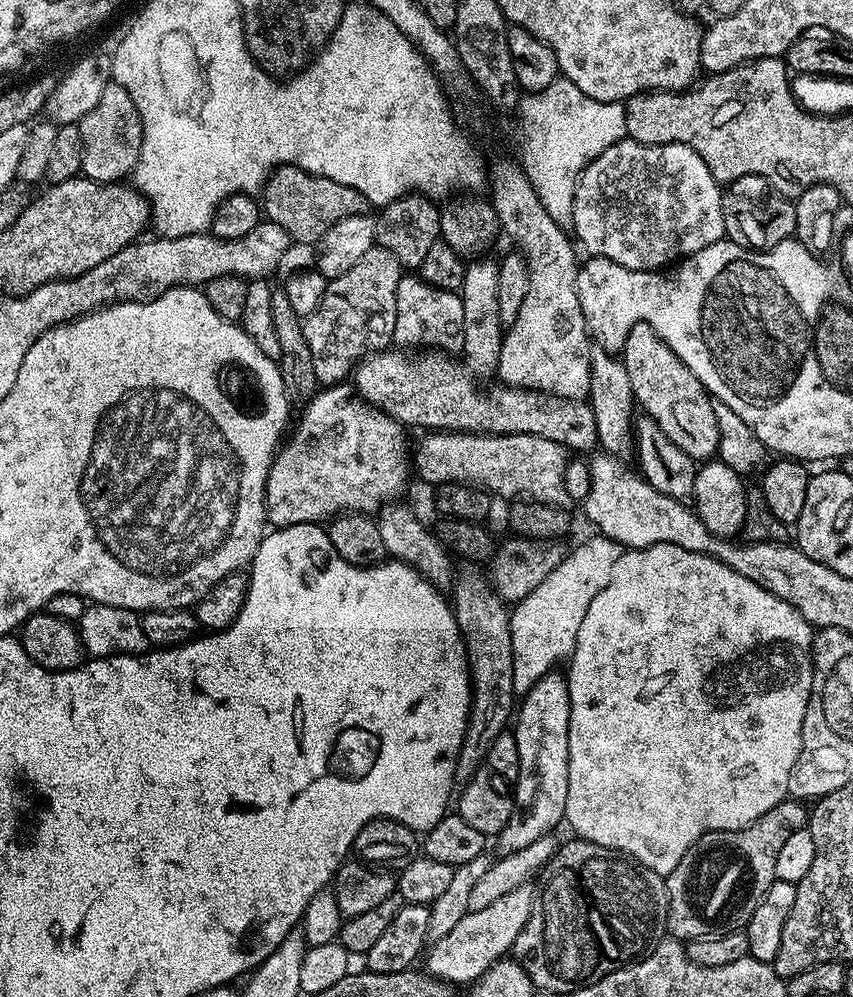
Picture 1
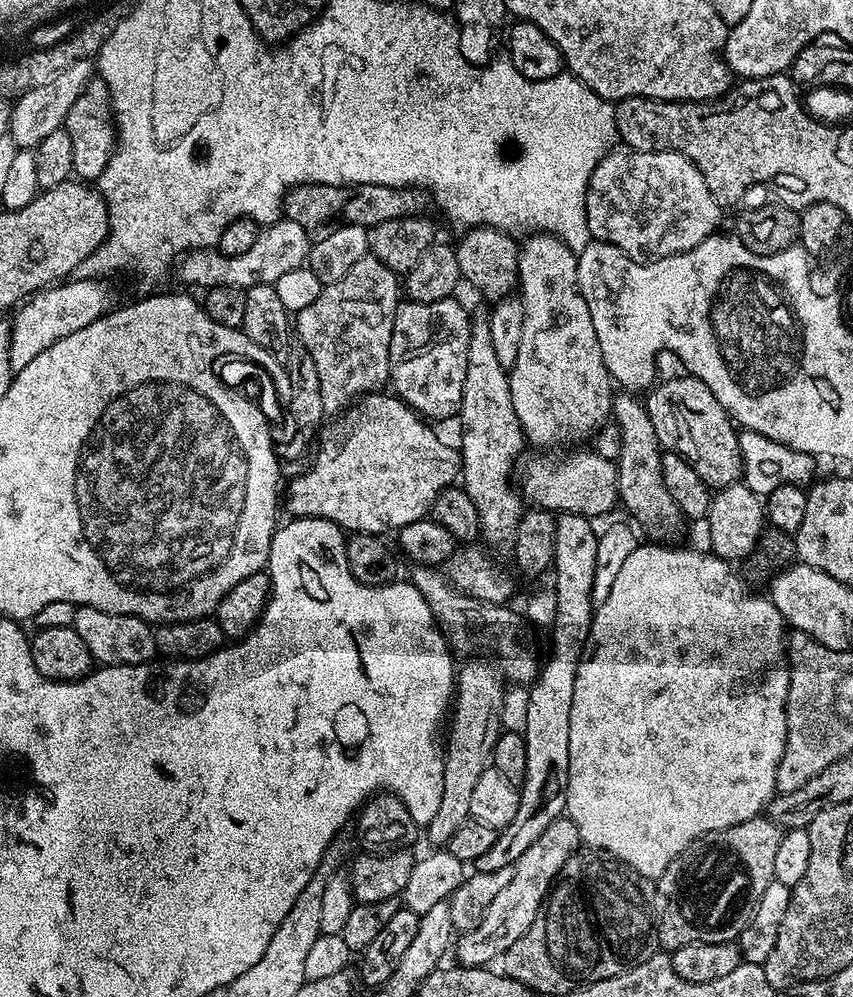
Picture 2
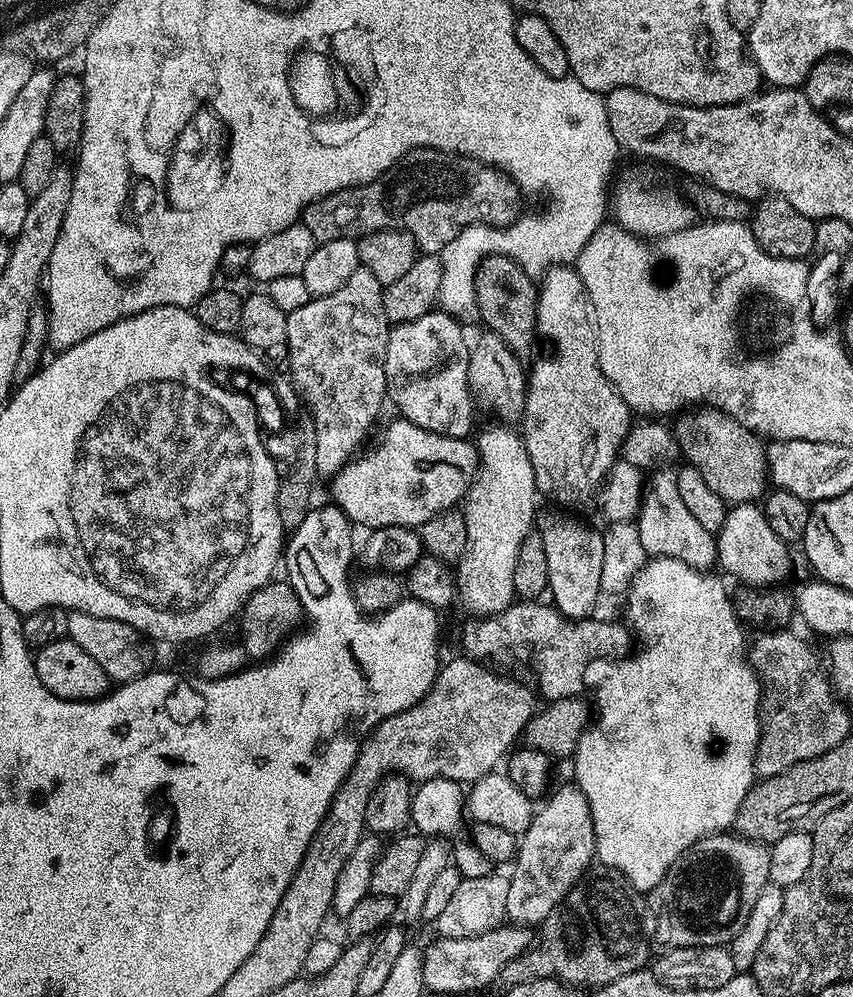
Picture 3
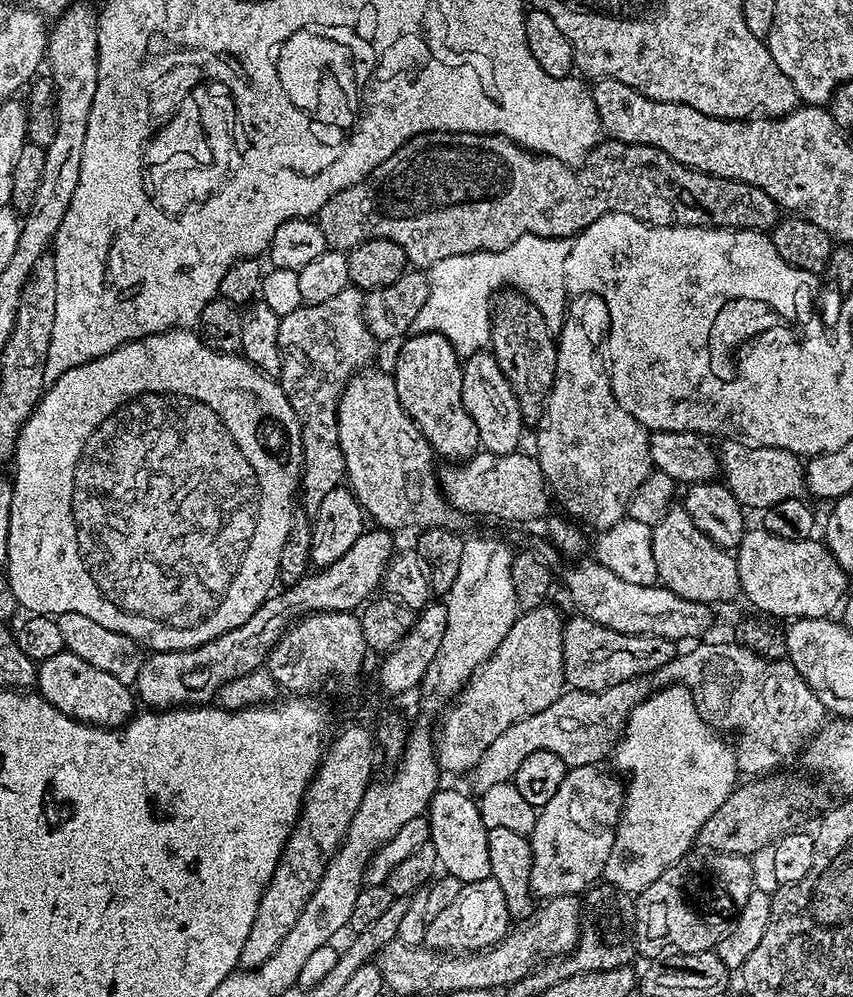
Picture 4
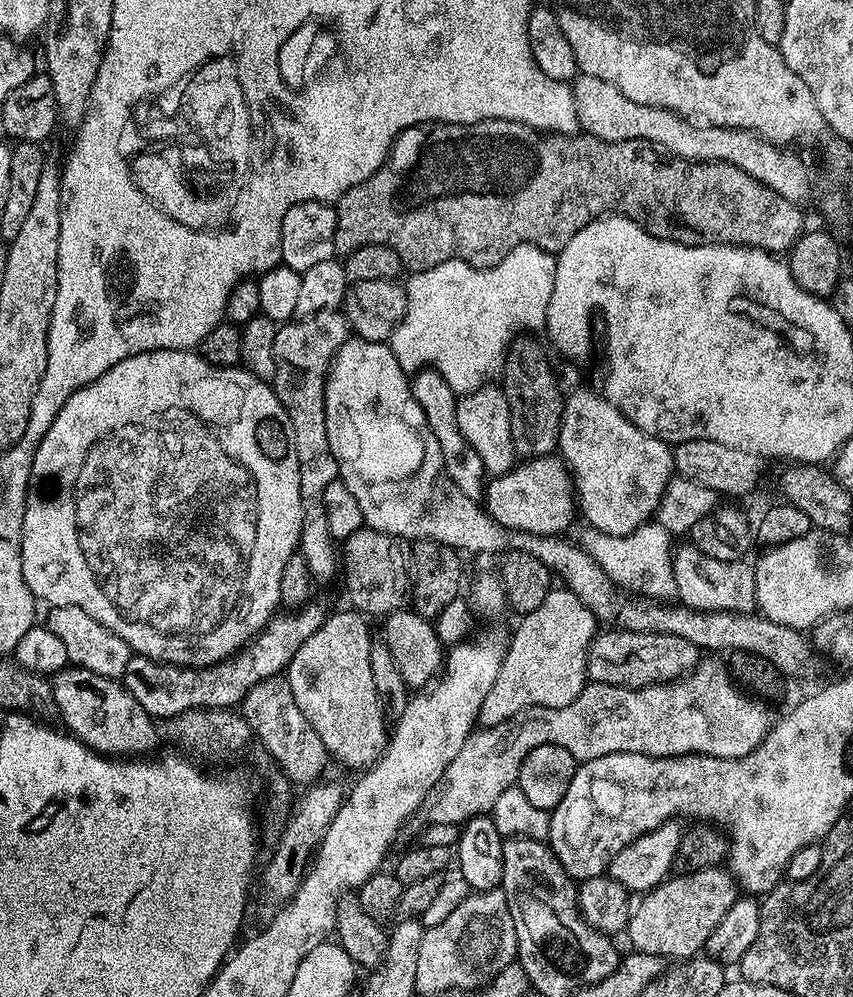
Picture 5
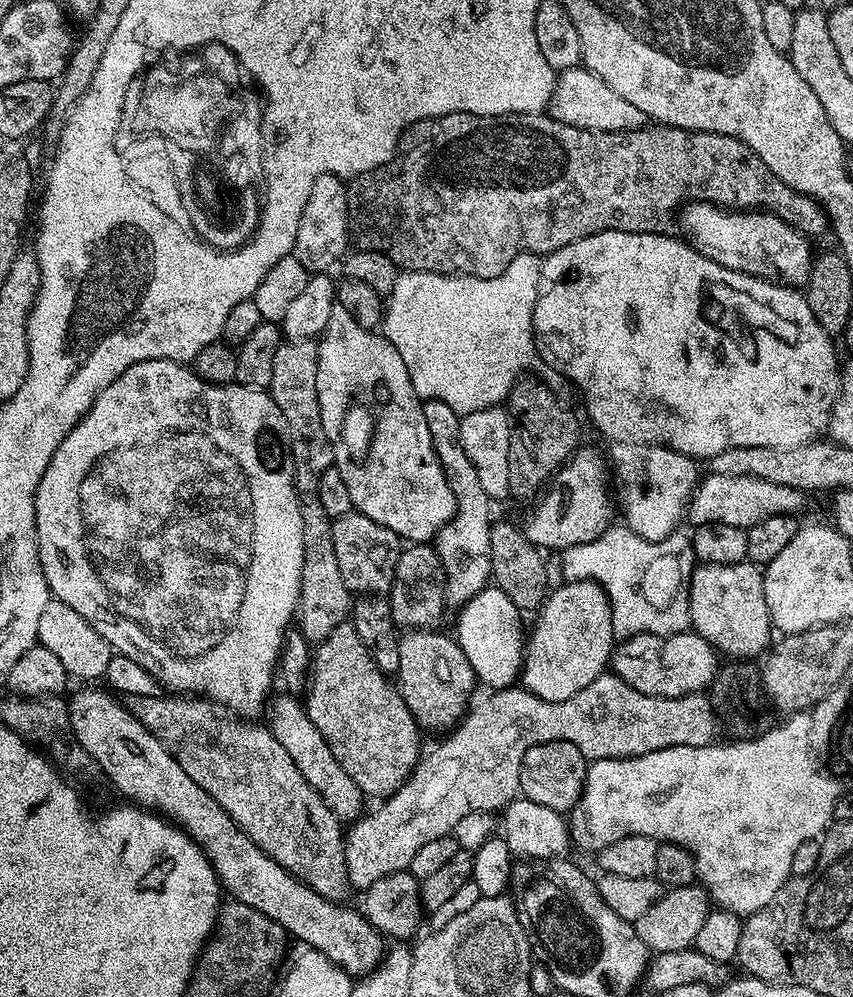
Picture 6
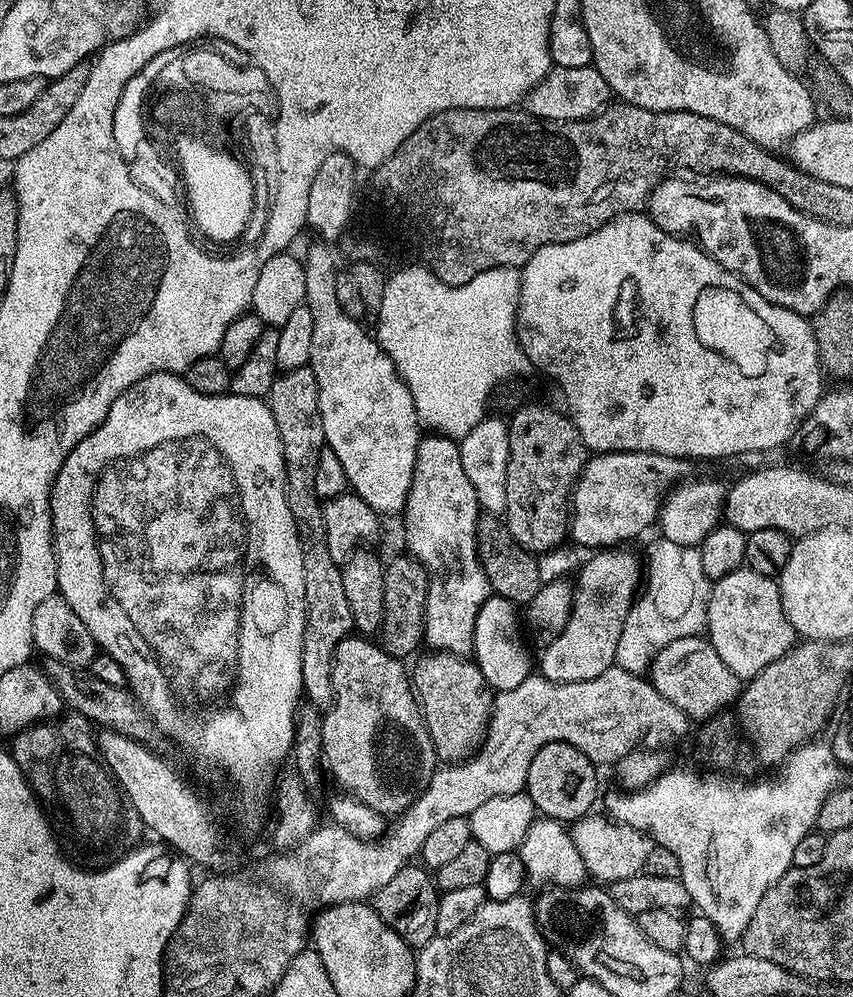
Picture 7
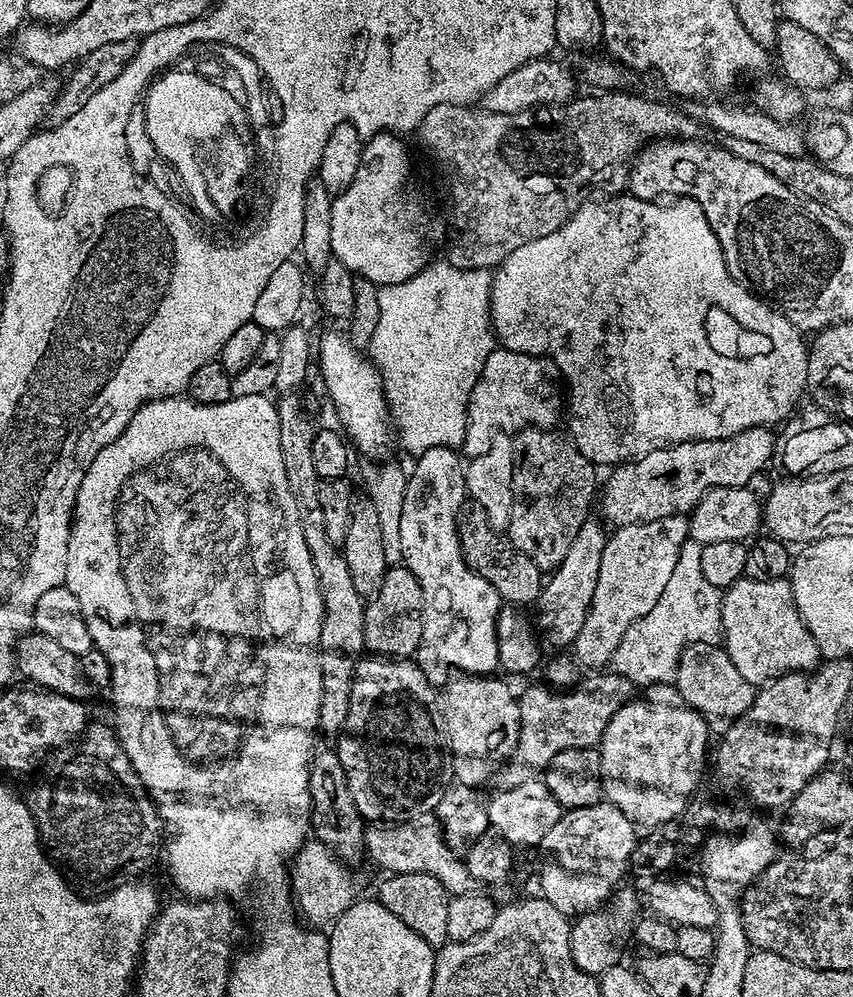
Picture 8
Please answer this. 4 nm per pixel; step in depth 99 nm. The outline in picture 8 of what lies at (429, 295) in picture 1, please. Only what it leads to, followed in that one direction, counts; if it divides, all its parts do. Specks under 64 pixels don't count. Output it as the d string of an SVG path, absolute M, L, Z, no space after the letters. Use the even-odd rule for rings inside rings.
M428 448L423 455L417 457L413 464L416 464L407 473L404 481L404 497L402 498L402 518L400 519L400 560L403 567L408 568L416 585L422 590L422 638L420 645L414 657L415 663L419 664L420 669L424 672L425 681L432 680L437 686L443 685L453 674L463 674L465 676L484 678L489 674L497 671L500 655L498 654L498 642L496 641L496 618L502 611L502 601L500 595L494 590L494 586L490 586L490 582L486 582L478 574L474 574L468 569L468 563L464 561L464 555L460 550L460 539L458 538L458 513L466 504L466 489L461 473L456 472L456 455L457 453L451 448Z

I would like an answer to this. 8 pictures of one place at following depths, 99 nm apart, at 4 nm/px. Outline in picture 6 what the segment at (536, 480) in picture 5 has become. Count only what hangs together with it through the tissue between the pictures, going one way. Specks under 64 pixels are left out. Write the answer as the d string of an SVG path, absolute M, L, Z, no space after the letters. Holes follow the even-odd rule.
M577 448L572 459L552 477L546 491L535 504L536 509L529 514L528 521L523 521L522 527L525 538L537 548L563 550L582 542L594 542L594 538L598 538L614 524L614 496L610 491L609 461L605 457L603 460L592 448Z

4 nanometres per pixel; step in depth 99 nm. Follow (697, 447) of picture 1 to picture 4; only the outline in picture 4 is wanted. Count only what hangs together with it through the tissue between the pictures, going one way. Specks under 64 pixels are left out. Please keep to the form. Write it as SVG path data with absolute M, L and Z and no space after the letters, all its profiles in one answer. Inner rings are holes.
M736 438L725 439L721 444L724 445L721 448L719 446L718 457L723 483L728 485L734 498L738 498L745 509L763 510L774 506L774 502L786 502L786 498L805 495L805 465L792 452L781 448L767 448L761 444L749 446Z

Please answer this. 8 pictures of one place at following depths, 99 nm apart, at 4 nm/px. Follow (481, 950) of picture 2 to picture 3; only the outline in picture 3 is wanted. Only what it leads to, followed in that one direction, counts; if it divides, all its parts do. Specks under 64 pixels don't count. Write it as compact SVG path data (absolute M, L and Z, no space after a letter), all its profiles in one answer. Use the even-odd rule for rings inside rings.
M569 786L554 792L535 809L530 826L518 840L516 869L510 872L504 911L513 924L538 926L564 901L573 886L584 879L596 860L596 835L583 791Z

